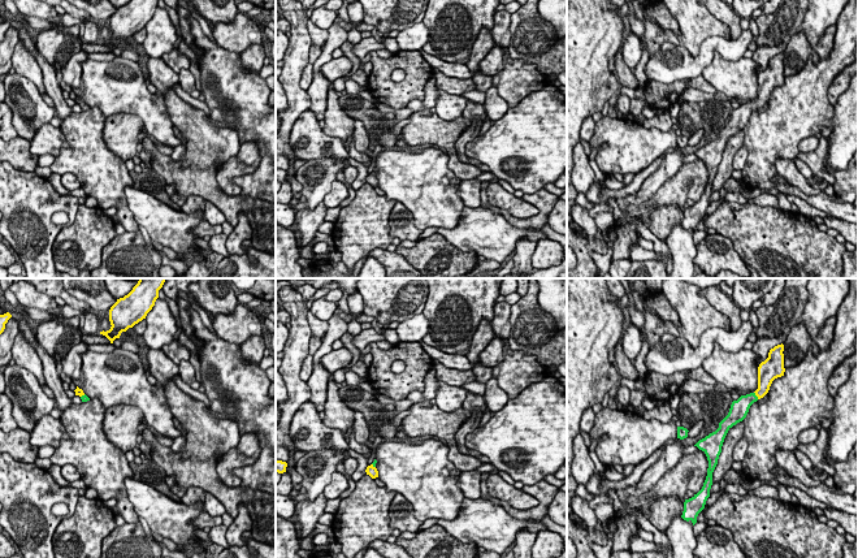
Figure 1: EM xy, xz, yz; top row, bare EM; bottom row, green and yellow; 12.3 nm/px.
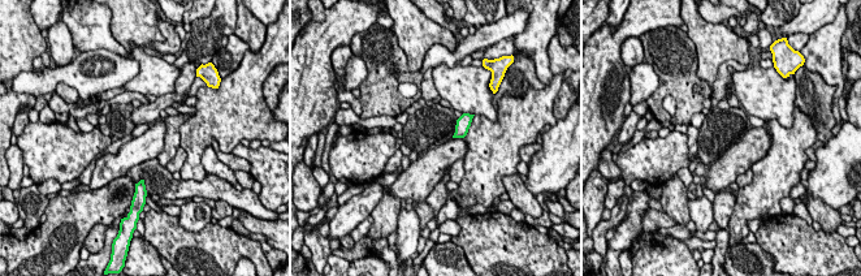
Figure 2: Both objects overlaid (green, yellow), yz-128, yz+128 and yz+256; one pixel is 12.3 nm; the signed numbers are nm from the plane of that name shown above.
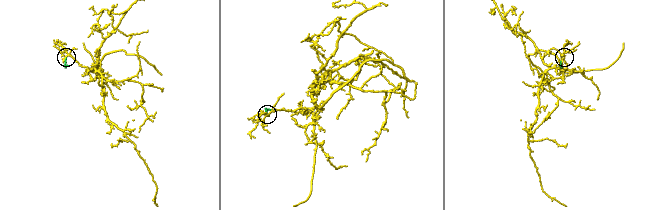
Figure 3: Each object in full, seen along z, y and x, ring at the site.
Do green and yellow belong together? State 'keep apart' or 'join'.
join

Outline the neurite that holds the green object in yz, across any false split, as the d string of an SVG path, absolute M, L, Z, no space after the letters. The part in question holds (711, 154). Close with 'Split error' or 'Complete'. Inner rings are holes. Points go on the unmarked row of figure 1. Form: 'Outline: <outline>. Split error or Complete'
Outline: M783 52L770 59L768 66L758 75L758 98L754 101L741 104L737 109L733 109L728 124L719 131L719 137L694 153L706 163L708 177L702 198L684 211L681 226L686 230L690 229L693 234L697 232L697 225L705 217L706 209L710 206L712 181L718 173L728 139L746 126L750 114L768 101L775 87L784 85L785 77L783 60Z. Split error

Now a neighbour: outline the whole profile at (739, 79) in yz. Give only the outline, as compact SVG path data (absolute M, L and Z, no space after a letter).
M715 53L712 62L703 69L702 77L718 92L728 98L754 101L758 98L759 73L759 68L753 59L742 57L737 61L728 61Z

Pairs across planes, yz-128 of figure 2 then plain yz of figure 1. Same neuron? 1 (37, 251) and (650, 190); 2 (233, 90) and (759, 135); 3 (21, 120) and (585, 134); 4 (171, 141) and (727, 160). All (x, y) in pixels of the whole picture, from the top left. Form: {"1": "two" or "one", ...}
{"1": "two", "2": "one", "3": "one", "4": "one"}

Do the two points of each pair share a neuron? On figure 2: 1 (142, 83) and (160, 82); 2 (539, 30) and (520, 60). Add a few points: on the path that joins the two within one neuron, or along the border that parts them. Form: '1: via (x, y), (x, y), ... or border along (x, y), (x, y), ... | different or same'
1: via (146, 82), (156, 82) | same
2: border along (515, 52), (523, 51), (532, 60), (539, 80) | different

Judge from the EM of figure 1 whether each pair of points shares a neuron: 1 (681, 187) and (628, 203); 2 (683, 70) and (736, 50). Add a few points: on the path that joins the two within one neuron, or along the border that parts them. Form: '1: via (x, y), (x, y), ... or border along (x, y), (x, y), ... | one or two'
1: via (668, 193), (641, 210) | one
2: via (696, 63), (713, 46), (723, 46) | one

